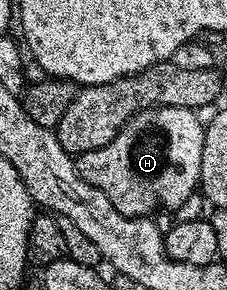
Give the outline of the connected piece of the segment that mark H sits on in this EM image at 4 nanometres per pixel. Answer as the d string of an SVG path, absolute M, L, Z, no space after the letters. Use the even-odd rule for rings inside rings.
M158 105L150 109L144 109L132 117L106 147L98 147L89 153L79 154L75 158L76 170L80 177L86 179L122 215L127 217L148 217L161 205L164 209L180 209L192 193L197 192L200 184L200 168L202 167L202 147L204 146L205 122L199 121L197 114L190 109L174 107L173 105Z

